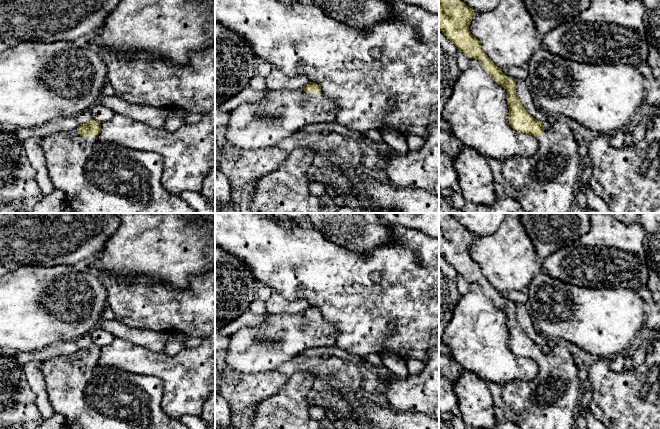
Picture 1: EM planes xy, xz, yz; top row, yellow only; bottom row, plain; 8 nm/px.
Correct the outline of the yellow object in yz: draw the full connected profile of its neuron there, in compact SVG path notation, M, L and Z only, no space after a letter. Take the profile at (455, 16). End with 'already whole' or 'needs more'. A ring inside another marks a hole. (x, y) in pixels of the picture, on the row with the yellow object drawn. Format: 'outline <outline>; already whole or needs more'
outline M439 0L439 29L458 50L470 59L478 59L485 72L506 89L510 126L518 132L534 136L539 142L538 150L532 156L517 155L503 162L504 193L519 202L527 213L569 213L575 201L575 189L580 184L583 166L573 130L564 122L541 122L527 112L516 95L517 79L506 76L484 53L480 41L471 34L469 24L475 14L461 0Z; needs more

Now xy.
outline M91 120L76 129L54 133L41 140L50 180L66 195L67 205L74 213L197 213L180 196L169 193L161 183L163 158L153 152L142 152L118 144L100 142L101 124Z; needs more

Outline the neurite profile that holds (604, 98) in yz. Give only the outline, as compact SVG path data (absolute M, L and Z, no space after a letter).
M542 46L533 53L527 71L529 90L535 105L542 112L563 115L598 134L616 133L624 129L637 109L644 105L644 77L637 67L578 63Z

